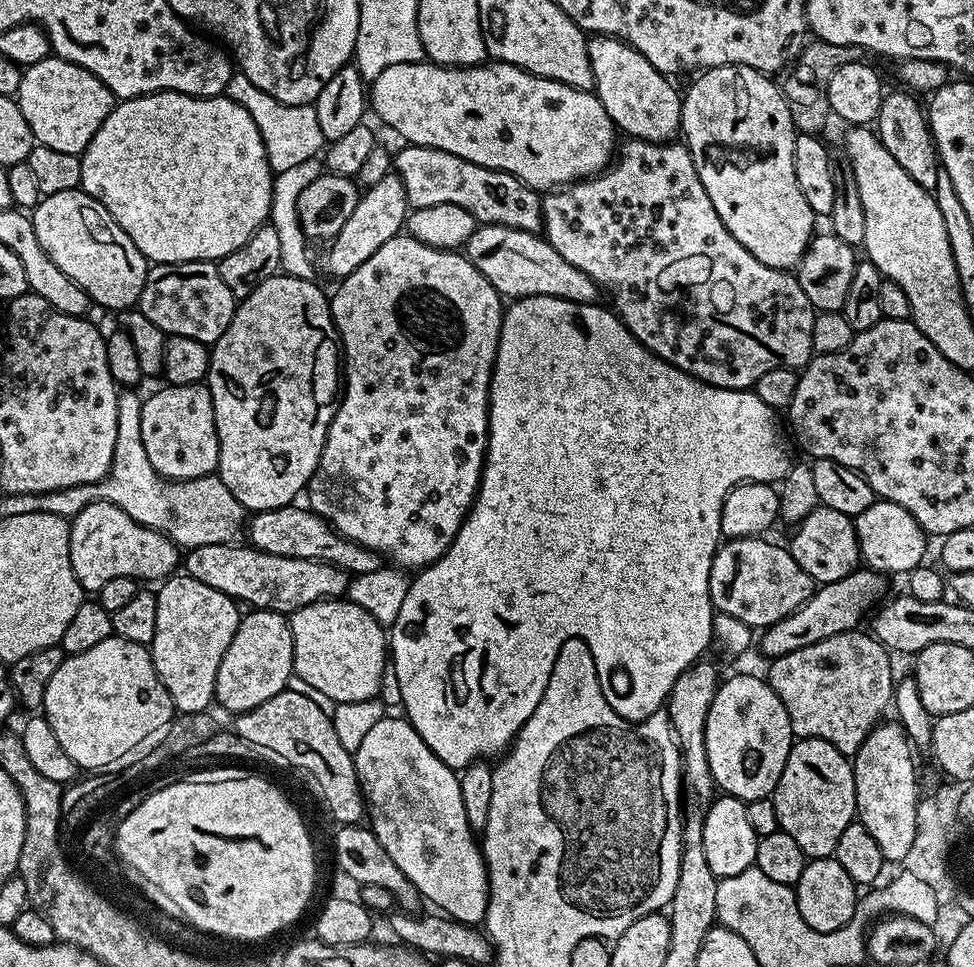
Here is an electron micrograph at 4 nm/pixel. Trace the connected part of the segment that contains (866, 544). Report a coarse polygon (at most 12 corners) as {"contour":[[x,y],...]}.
{"contour":[[873,499],[854,517],[863,567],[907,574],[929,537],[910,510]]}

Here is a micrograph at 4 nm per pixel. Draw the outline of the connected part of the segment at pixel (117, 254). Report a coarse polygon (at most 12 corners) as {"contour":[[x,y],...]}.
{"contour":[[80,188],[30,215],[42,250],[93,305],[128,310],[149,261]]}

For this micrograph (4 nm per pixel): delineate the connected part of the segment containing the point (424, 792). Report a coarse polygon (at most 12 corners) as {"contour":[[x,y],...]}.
{"contour":[[399,715],[354,753],[372,833],[473,926],[488,869],[460,777]]}

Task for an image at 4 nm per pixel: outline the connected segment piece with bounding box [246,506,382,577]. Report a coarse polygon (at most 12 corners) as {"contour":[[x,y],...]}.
{"contour":[[307,507],[272,508],[246,524],[266,554],[321,560],[353,577],[382,567]]}

